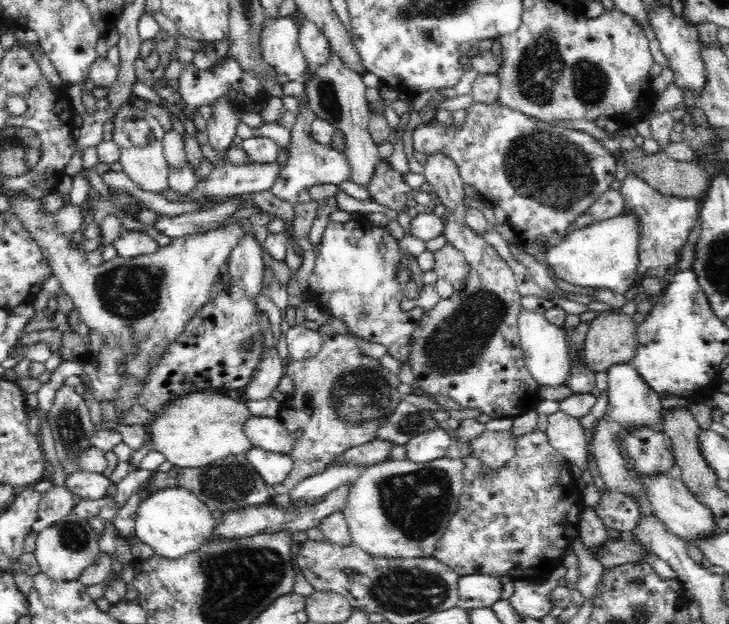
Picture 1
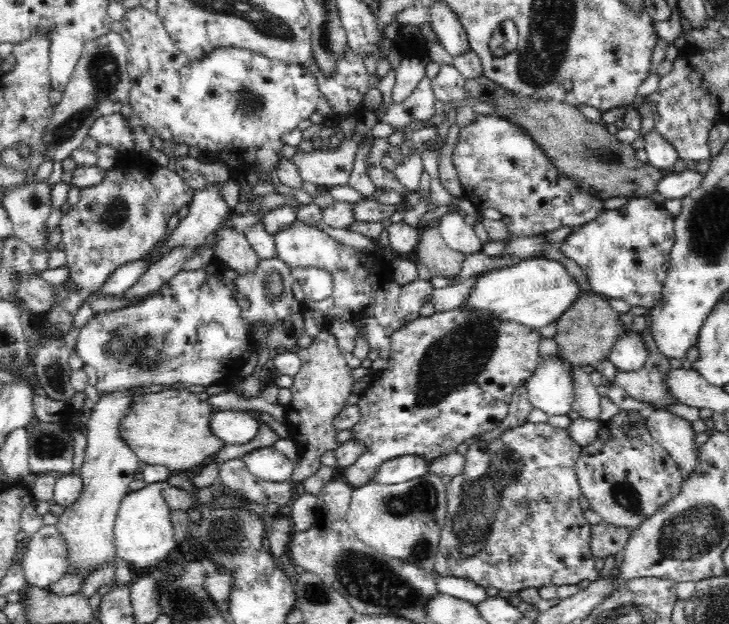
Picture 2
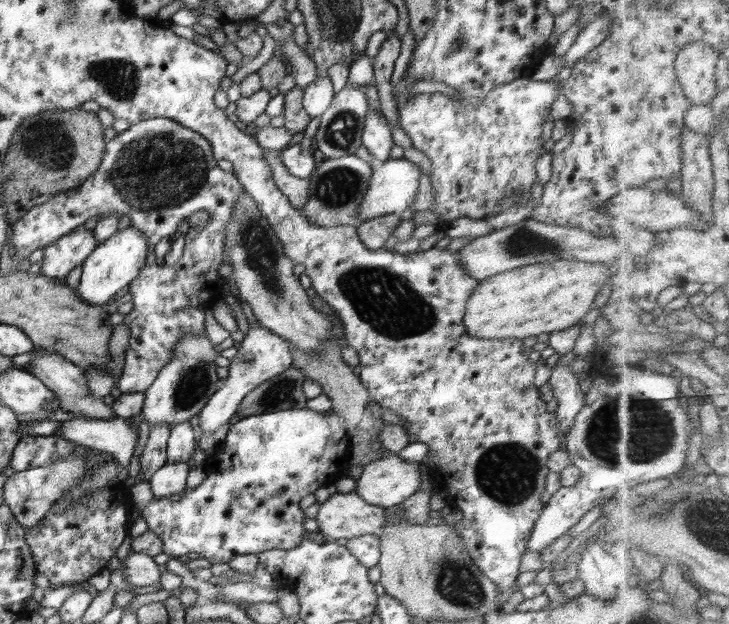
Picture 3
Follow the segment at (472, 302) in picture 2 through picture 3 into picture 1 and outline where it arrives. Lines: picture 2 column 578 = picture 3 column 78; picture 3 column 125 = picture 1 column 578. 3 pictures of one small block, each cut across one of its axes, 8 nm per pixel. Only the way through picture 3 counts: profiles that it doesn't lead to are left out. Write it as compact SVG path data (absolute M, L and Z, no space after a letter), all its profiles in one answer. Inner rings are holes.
M626 211L616 218L592 223L580 230L569 232L554 246L545 250L547 266L553 274L562 278L564 282L580 288L610 288L614 293L624 293L635 284L637 266L639 263L640 219L636 215L628 215Z

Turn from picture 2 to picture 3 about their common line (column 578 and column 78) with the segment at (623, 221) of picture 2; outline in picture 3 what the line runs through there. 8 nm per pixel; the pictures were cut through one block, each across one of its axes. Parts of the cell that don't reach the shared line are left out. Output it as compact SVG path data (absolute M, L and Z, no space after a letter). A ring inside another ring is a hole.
M79 227L44 247L39 274L65 283L68 274L78 268L98 245L93 230Z

